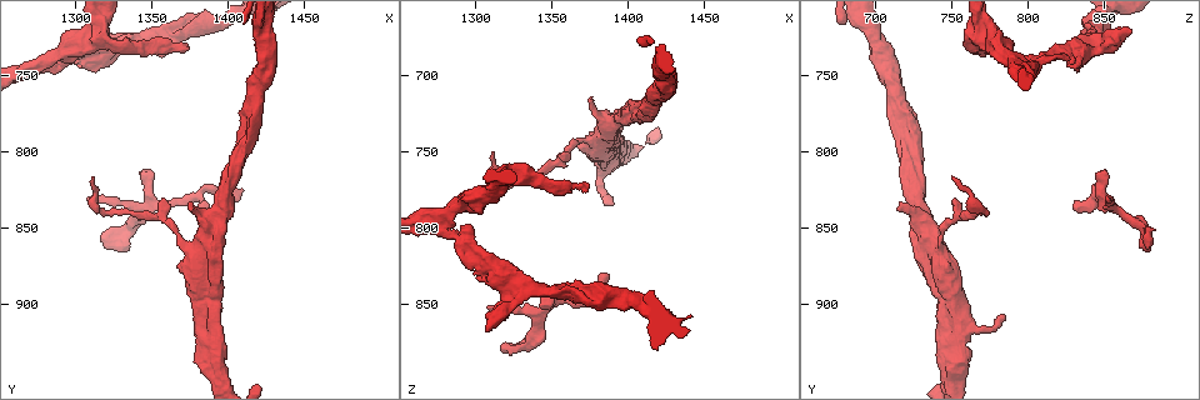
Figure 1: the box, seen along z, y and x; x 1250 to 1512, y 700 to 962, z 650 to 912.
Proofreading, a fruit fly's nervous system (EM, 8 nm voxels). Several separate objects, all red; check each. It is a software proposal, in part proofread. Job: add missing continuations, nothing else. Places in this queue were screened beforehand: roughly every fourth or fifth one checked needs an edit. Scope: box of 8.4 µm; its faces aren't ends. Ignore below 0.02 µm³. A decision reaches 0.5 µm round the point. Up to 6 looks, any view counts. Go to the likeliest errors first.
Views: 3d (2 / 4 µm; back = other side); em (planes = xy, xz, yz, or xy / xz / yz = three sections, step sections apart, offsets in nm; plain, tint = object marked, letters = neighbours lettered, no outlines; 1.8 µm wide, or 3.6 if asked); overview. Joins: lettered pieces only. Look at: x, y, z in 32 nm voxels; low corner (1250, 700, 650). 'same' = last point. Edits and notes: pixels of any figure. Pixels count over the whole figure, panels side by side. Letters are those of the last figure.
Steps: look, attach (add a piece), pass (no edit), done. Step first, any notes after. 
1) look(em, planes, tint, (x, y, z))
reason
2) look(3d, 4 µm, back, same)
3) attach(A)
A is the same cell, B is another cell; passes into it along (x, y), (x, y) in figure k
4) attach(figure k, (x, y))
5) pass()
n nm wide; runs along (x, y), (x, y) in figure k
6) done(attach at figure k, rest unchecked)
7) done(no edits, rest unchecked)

look(em, xz, step 8, tint, (1318, 852, 876))
branch stops here

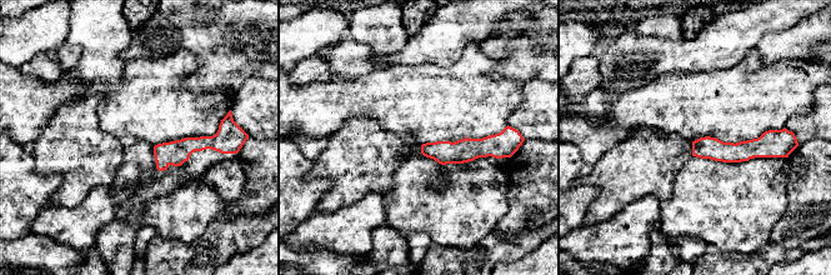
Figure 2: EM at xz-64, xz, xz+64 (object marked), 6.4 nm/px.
look(em, xz, step 8, letters, same)

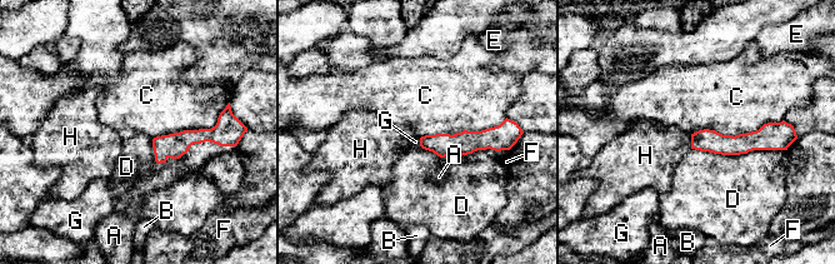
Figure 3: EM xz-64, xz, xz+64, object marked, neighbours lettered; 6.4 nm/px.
attach(A)
C touches over 600 nm; A is the same cell, B, C, D, E, F, G and H are other cells; passes into it along (174, 145), (180, 157), (190, 160) in figure 3; the neuron continues

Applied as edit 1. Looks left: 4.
look(overview)
see it whole again

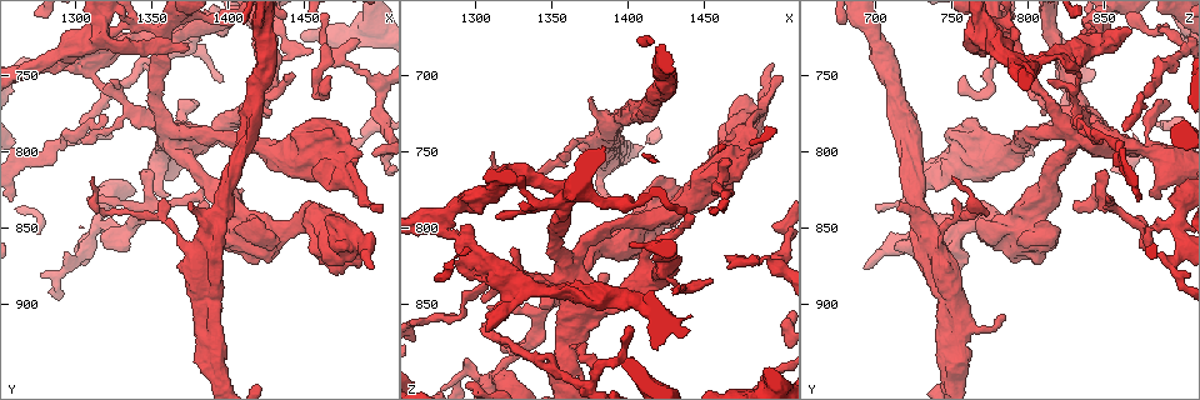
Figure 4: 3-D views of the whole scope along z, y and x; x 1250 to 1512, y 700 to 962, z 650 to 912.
look(em, yz, step 4, tint, (1306, 788, 864))
free end

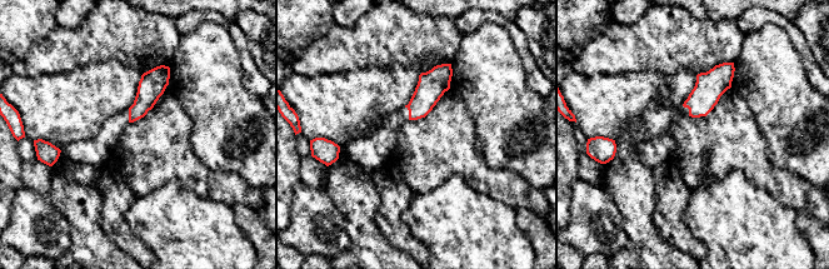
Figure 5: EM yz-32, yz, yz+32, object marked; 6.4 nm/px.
look(em, planes, letters, same)
another direction

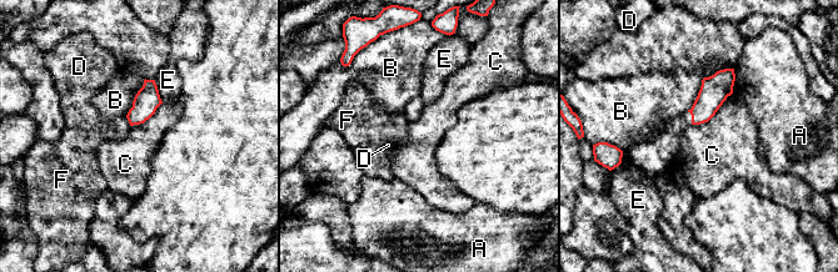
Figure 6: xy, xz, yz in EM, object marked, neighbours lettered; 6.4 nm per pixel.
pass()
C touches over 340 nm; A, B, C, D, E and F are other cells; border along (732, 92), (707, 121), (692, 125) in figure 6; no lettered piece goes on from it

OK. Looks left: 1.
look(em, 3.6 µm, planes, letters, (1312, 816, 750))

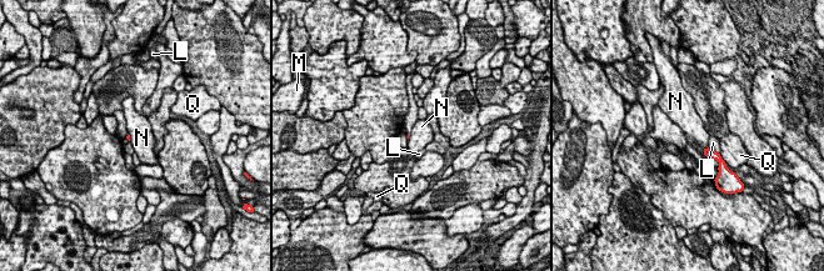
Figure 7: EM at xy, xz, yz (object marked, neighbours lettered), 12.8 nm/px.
pass()
L, M, N and Q are other cells; no lettered piece goes on from it

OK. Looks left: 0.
done(attach at figure 3, rest unchecked)

